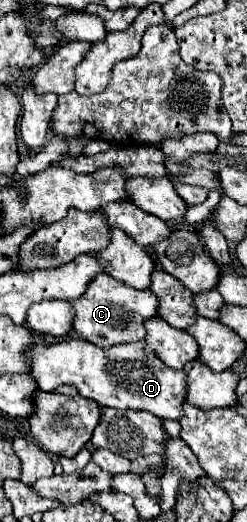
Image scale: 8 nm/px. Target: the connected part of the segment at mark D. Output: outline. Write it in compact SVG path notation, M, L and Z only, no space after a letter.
M66 340L50 346L34 344L24 354L30 362L28 374L44 392L52 392L62 384L72 384L82 396L98 402L100 406L146 410L158 418L170 420L178 420L182 416L184 370L172 370L166 364L160 364L154 354L144 352L142 342L118 344L106 350L86 340Z

